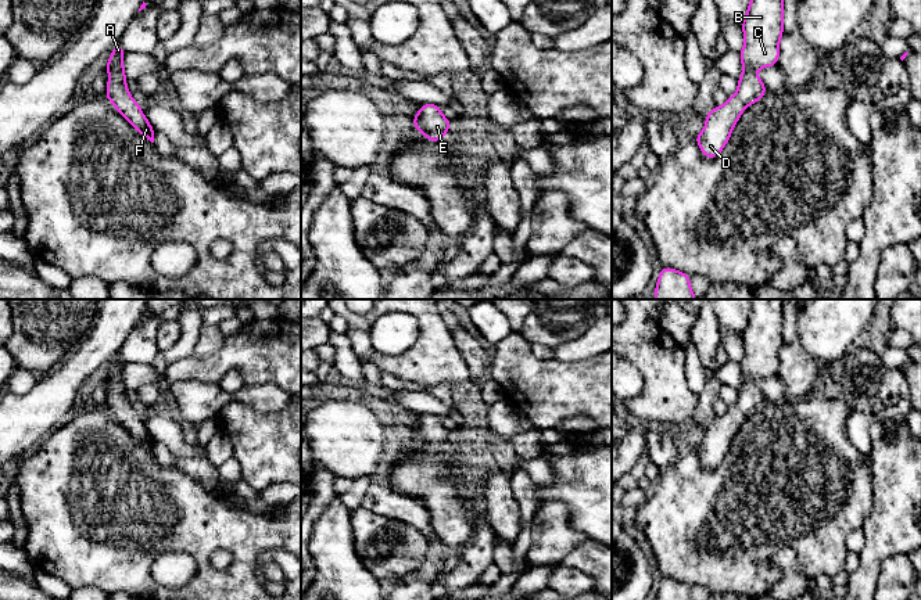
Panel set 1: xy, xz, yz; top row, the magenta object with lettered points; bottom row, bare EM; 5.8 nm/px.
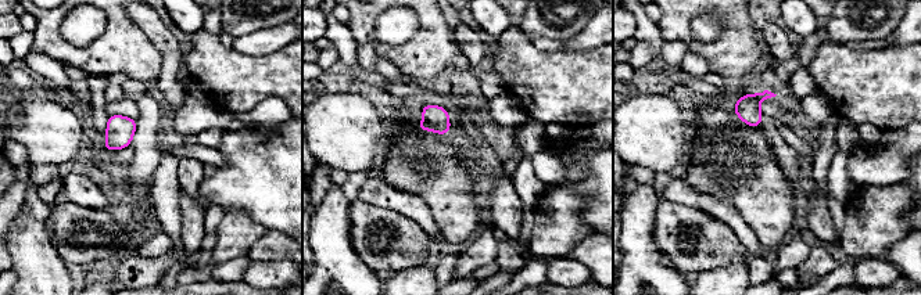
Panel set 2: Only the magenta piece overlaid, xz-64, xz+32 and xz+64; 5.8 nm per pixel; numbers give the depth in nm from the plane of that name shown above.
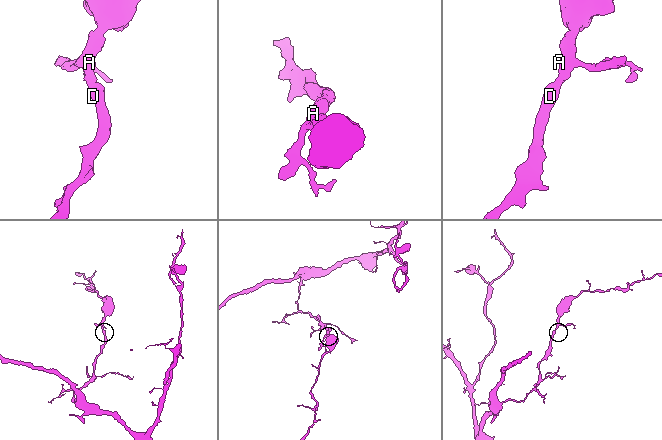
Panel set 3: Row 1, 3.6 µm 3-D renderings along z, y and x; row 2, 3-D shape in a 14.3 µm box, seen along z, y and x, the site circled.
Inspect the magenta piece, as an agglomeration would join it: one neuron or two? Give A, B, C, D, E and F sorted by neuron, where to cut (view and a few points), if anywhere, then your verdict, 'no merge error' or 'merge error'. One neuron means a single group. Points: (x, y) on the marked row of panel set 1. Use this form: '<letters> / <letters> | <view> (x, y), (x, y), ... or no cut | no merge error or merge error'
A B C D E F | no cut | no merge error

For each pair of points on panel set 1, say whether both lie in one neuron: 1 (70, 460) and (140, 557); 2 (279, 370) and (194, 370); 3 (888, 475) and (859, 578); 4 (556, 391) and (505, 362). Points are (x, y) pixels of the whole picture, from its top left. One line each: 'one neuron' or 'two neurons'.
1: one neuron
2: one neuron
3: one neuron
4: one neuron

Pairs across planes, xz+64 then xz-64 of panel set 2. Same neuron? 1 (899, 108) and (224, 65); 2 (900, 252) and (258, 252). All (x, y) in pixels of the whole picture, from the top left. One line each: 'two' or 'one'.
1: one
2: one

